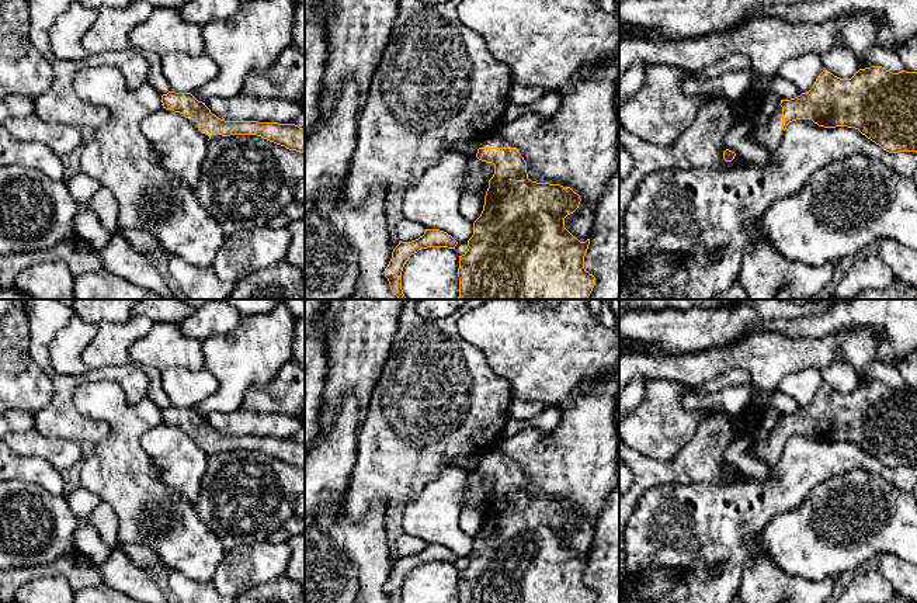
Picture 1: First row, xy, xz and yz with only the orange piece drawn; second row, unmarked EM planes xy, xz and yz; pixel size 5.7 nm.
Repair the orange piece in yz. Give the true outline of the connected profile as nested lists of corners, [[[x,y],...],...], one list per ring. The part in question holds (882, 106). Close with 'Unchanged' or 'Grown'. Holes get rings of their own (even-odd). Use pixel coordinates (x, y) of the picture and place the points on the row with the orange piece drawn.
[[[882,66],[859,69],[851,79],[840,79],[823,70],[807,93],[781,100],[767,125],[751,128],[748,138],[760,148],[774,153],[789,122],[806,119],[819,127],[848,127],[889,153],[917,152],[917,72],[892,73]]]. Grown

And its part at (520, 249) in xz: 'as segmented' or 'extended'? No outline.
extended

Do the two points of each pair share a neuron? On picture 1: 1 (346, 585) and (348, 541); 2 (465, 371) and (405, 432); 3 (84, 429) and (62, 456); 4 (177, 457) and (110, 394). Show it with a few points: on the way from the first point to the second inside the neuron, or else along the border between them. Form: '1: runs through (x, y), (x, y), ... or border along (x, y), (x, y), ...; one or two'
1: border along (326, 533), (354, 567), (358, 588); two
2: runs through (450, 387), (420, 416); one
3: border along (42, 435), (73, 439), (80, 443); two
4: border along (162, 422), (141, 440), (150, 460); two

